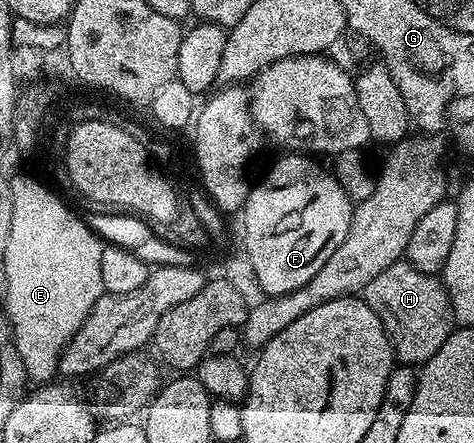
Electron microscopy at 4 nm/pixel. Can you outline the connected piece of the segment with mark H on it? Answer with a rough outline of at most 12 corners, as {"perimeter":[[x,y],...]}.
{"perimeter":[[405,261],[364,298],[399,364],[428,362],[452,330],[435,276]]}

